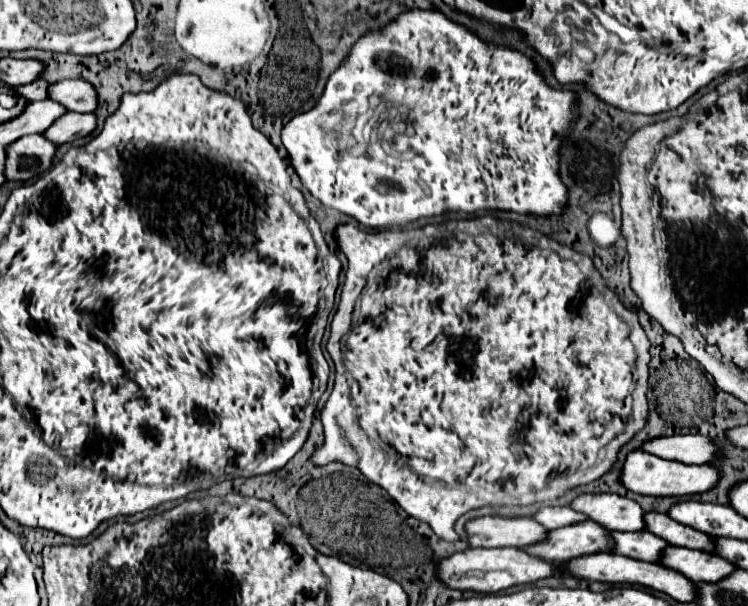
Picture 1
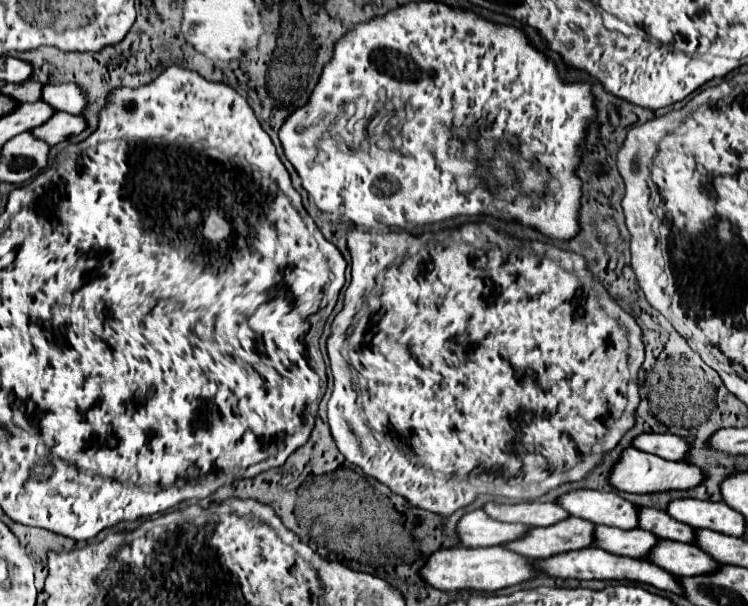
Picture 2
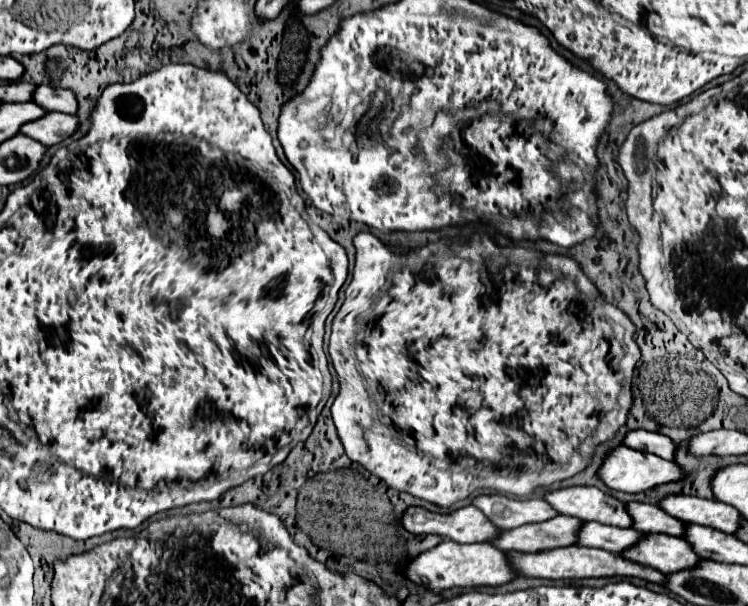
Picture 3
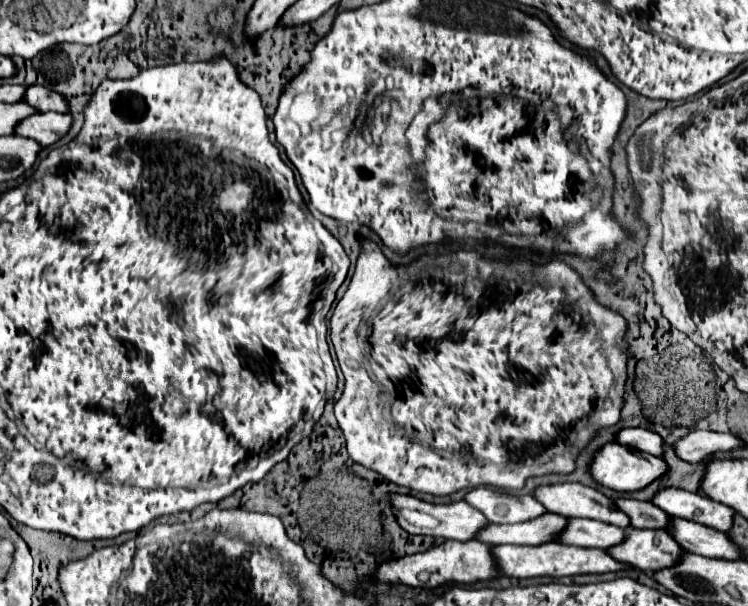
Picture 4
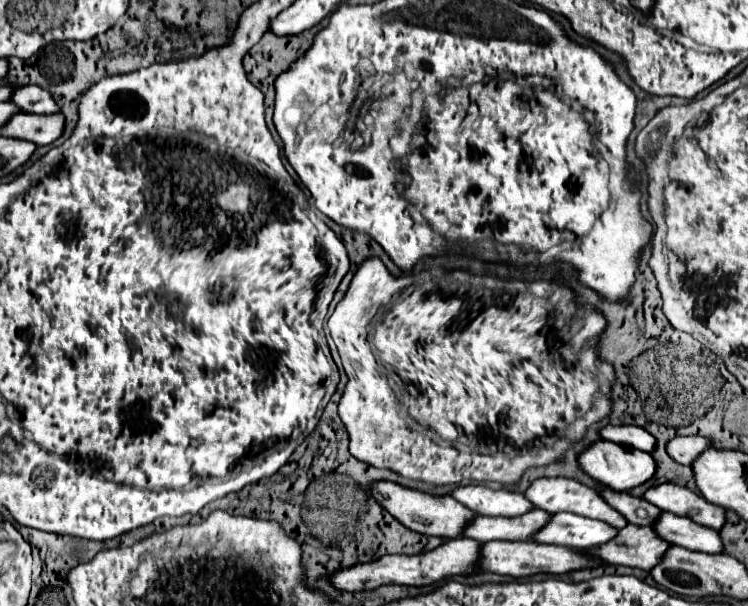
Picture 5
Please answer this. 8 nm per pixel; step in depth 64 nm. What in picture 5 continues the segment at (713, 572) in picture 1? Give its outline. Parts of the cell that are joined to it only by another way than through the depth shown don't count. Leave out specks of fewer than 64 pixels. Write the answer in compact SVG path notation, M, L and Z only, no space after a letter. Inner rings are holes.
M628 524L618 532L616 538L606 542L604 546L590 548L586 552L594 552L608 564L622 564L622 566L632 566L650 572L658 562L660 556L670 548L664 538L656 534L654 528L642 528Z

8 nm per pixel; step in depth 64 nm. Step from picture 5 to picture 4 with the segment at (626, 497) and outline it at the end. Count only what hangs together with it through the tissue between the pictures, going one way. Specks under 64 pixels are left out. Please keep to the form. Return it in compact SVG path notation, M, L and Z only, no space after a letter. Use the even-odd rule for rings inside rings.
M616 500L618 508L622 508L630 516L630 526L638 530L668 530L670 516L662 512L652 502L640 502L640 500Z

